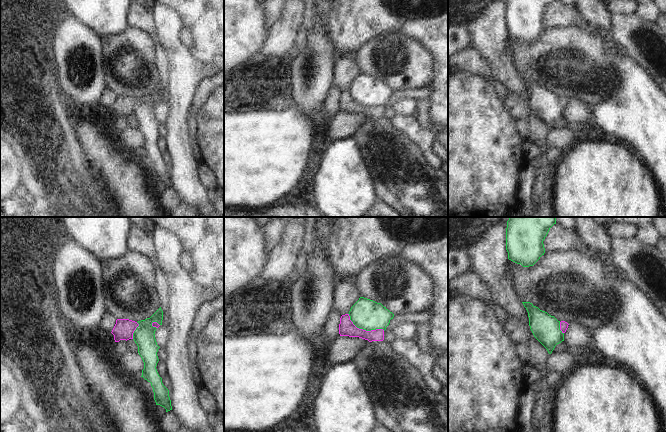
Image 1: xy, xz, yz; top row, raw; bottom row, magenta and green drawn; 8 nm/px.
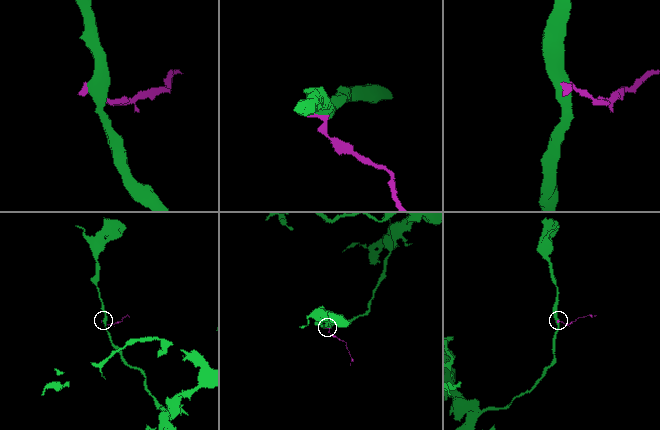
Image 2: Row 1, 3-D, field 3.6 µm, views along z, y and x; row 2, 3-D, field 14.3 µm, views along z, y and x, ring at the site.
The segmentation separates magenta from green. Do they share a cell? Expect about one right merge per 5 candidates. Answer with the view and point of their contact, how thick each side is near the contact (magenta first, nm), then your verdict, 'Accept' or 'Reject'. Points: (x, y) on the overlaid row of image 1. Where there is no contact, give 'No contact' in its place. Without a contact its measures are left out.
Touches magenta at xz (364, 330). Thickness 130 nm (magenta) against 240 nm. Reject.

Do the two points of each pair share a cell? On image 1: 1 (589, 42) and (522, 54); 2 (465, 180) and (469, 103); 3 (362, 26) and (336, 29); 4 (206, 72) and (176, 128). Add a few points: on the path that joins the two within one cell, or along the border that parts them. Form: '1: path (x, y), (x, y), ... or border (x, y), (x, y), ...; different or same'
1: path (572, 46), (550, 49), (539, 54); same
2: path (465, 161), (465, 122); same
3: path (356, 26), (342, 29); same
4: path (191, 81), (180, 92), (177, 113); same

